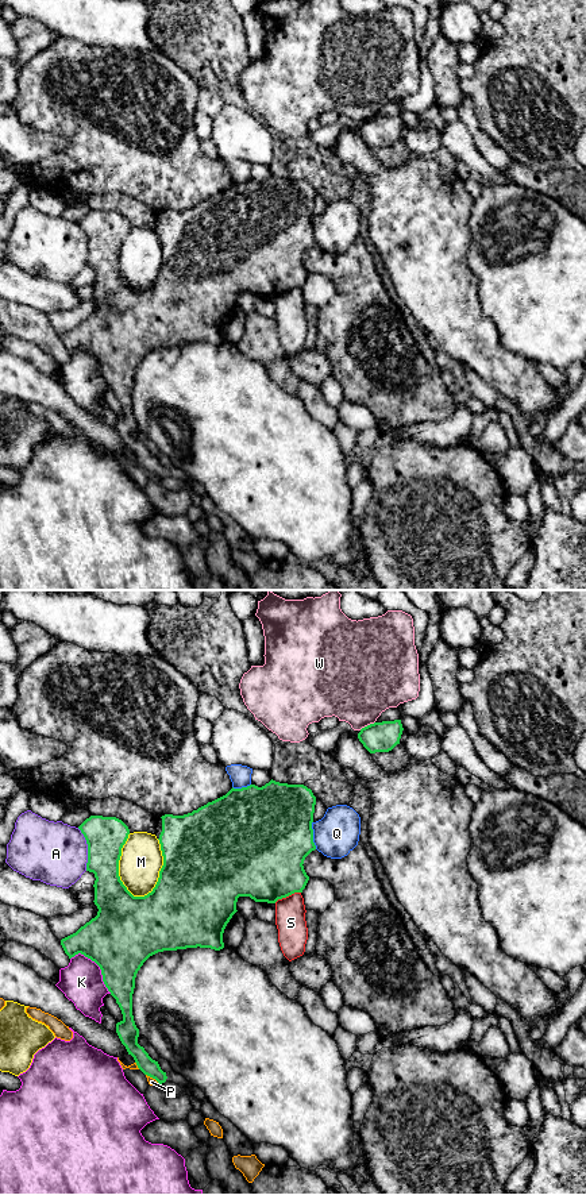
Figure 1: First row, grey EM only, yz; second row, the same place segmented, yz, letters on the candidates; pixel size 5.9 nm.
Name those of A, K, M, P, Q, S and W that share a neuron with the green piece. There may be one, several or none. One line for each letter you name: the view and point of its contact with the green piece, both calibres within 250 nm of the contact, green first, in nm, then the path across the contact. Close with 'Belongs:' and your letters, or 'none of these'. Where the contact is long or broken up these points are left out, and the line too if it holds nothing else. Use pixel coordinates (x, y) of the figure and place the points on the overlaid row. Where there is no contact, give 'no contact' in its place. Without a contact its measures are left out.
Belongs: none of these

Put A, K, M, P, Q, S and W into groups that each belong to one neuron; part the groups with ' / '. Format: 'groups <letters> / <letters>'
groups A / K / M / P / Q / S / W

